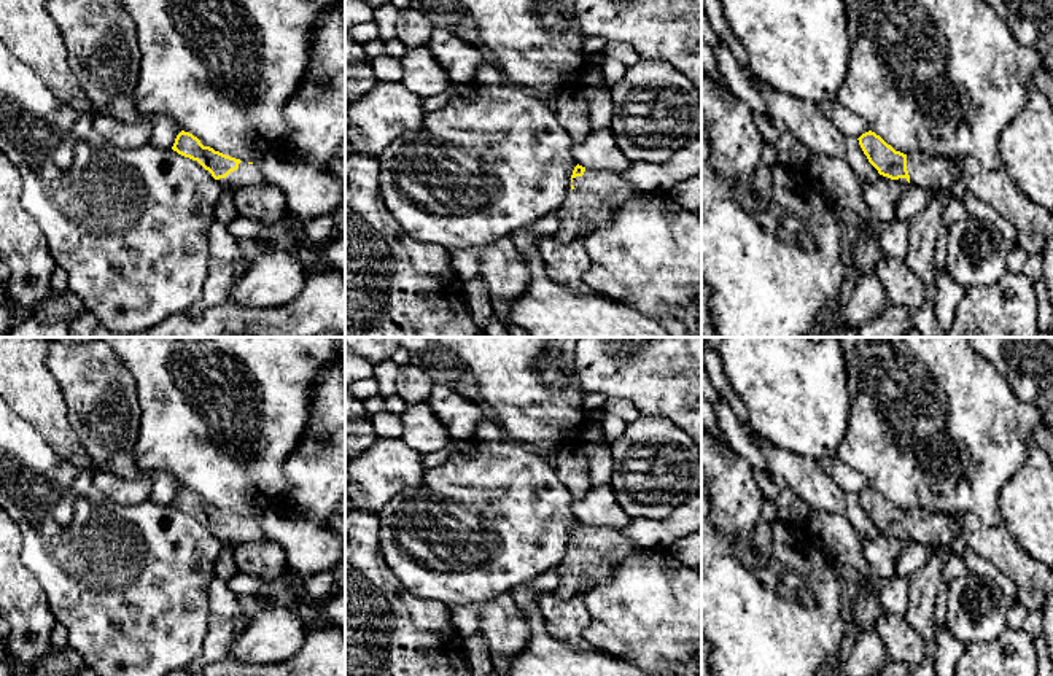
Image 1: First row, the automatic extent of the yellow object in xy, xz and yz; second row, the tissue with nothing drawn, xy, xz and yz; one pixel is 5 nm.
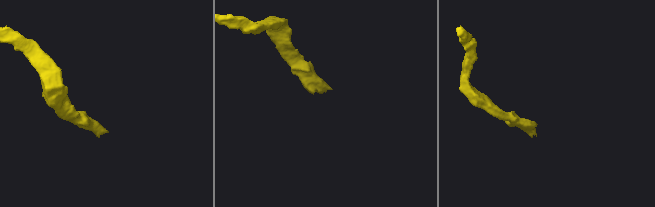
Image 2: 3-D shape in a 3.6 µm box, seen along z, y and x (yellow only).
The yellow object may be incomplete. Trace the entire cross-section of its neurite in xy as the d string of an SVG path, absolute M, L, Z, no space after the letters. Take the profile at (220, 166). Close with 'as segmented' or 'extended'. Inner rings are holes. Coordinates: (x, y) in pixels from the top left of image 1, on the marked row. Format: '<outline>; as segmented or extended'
M181 130L172 146L178 154L197 161L212 177L227 189L267 183L259 167L253 162L226 156L210 146L204 146L197 137Z; extended

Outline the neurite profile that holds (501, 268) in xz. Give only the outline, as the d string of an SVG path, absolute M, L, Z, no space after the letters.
M504 237L477 250L479 277L487 283L492 297L492 315L507 329L512 326L509 304L530 283L530 269L515 250L512 237Z

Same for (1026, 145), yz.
M1036 86L999 135L999 154L1016 188L1053 212L1053 107Z

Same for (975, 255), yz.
M977 216L948 227L946 274L964 289L996 285L1008 270L1010 247Z

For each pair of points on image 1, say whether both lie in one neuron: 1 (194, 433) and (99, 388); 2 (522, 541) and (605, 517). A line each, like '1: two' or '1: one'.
1: two
2: two

